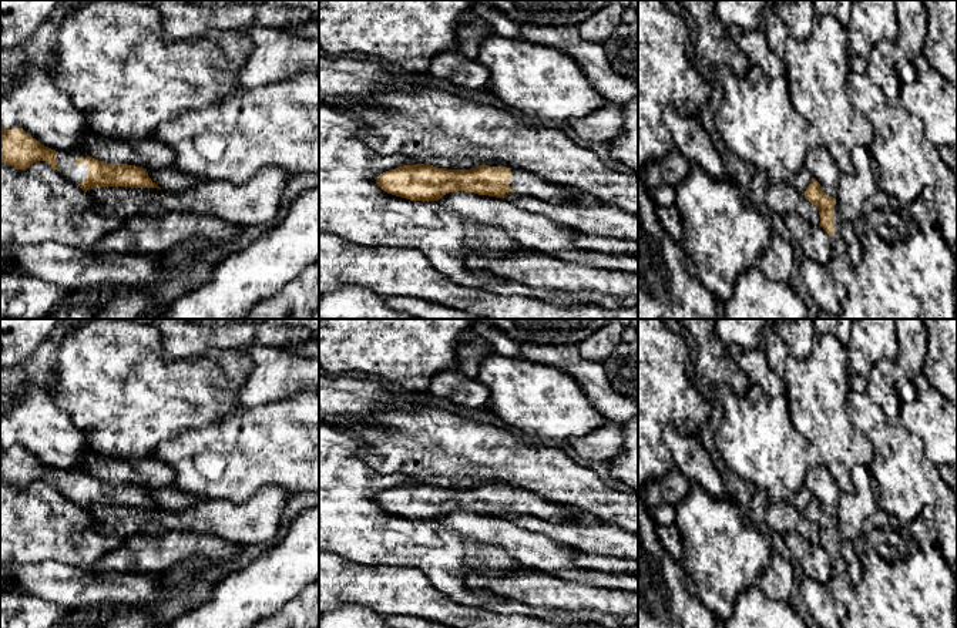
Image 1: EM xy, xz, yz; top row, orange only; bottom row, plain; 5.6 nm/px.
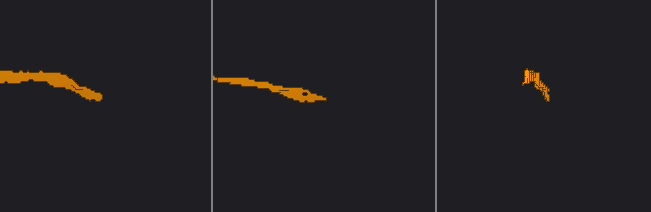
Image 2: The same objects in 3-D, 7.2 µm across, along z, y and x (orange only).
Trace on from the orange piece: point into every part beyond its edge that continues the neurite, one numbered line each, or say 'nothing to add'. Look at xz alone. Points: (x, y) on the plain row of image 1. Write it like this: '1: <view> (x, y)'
1: xz (524, 503)

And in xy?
1: xy (74, 493)

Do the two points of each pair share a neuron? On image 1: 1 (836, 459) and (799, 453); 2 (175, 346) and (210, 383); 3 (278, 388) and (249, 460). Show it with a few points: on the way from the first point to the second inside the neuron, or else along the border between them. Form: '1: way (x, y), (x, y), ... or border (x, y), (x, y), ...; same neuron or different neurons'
1: border (798, 433), (815, 447), (822, 464); different neurons
2: border (161, 335), (161, 351), (168, 356), (218, 349); different neurons
3: border (304, 392), (276, 402), (242, 406); different neurons

